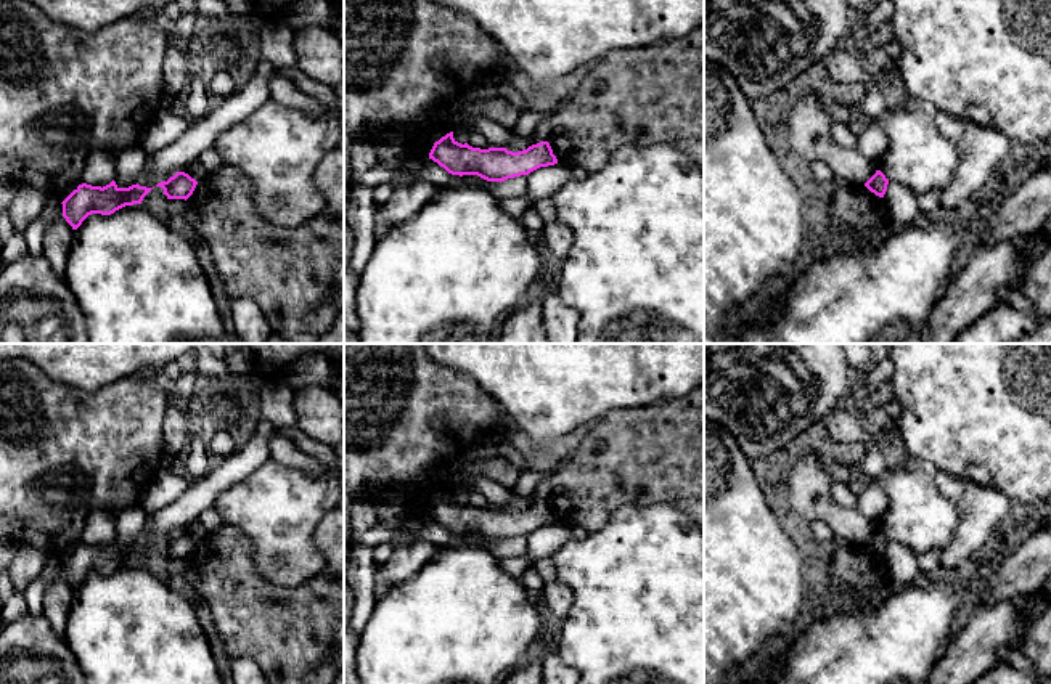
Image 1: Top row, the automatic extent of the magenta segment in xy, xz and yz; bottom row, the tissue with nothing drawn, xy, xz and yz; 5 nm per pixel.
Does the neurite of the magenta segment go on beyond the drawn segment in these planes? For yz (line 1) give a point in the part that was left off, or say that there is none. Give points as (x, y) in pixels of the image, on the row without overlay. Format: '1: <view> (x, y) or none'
1: none

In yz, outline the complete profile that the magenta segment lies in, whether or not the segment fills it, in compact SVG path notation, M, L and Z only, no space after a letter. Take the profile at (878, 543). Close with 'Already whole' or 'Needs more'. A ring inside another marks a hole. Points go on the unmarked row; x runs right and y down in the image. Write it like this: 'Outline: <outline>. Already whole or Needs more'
Outline: M876 530L876 533L865 543L865 546L879 557L884 557L887 544L889 539L881 530Z. Already whole

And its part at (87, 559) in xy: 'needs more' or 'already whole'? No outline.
already whole

